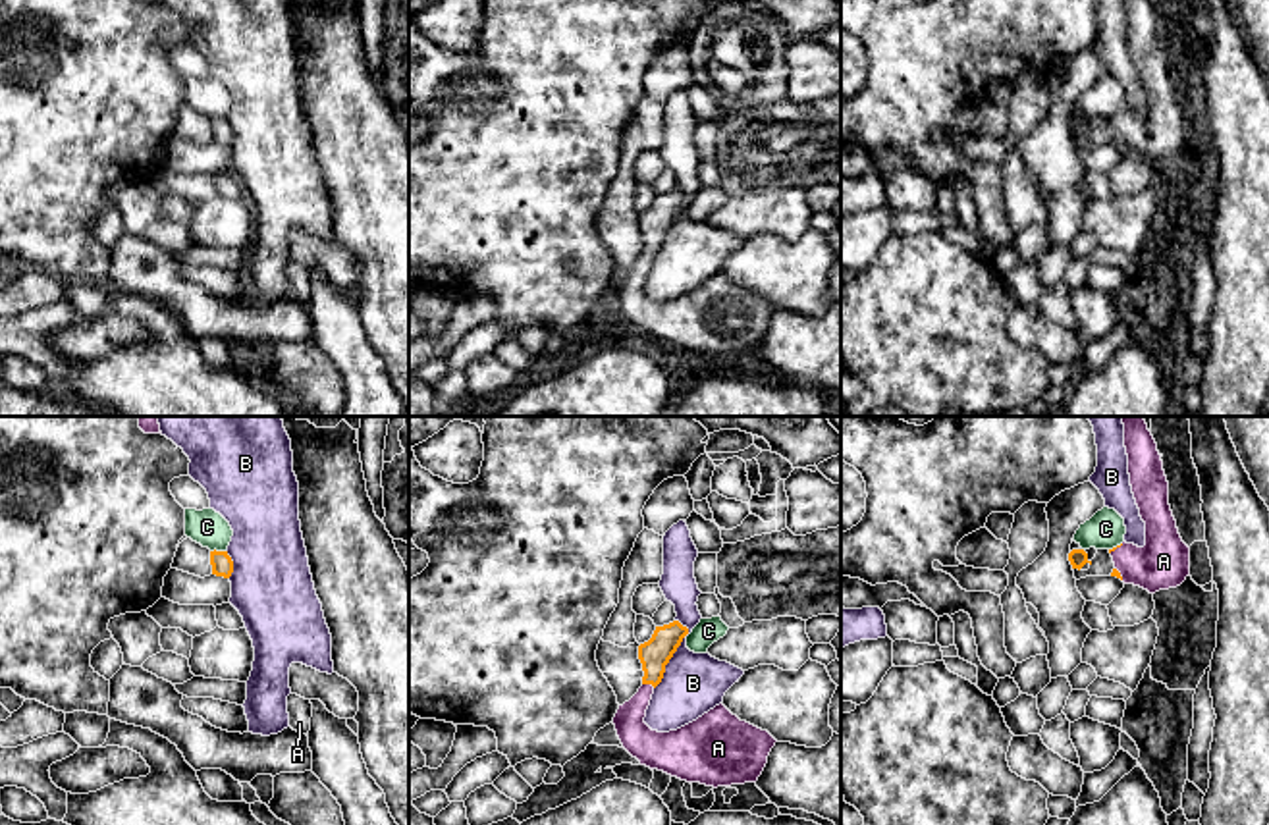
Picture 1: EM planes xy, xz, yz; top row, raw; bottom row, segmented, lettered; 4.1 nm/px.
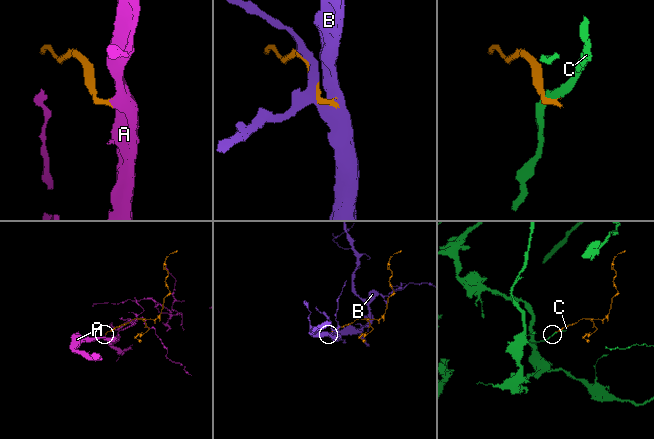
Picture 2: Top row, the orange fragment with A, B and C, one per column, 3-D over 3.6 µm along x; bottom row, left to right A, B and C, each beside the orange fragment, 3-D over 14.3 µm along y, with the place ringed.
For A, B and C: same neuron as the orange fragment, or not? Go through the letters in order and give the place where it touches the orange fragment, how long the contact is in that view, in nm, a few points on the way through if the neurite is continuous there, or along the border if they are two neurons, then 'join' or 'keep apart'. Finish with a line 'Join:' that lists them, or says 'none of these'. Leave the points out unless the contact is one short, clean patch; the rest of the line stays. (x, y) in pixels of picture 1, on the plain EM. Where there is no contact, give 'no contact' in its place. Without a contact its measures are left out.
A: xz (648, 251) | 60 nm | across xz (654, 222), (654, 241), (648, 251), (637, 274), (643, 311) | join
B: xz (674, 220) | 320 nm | keep apart
C: xy (215, 118) | 60 nm | along xy (224, 118), (211, 120) | keep apart
Join: A

